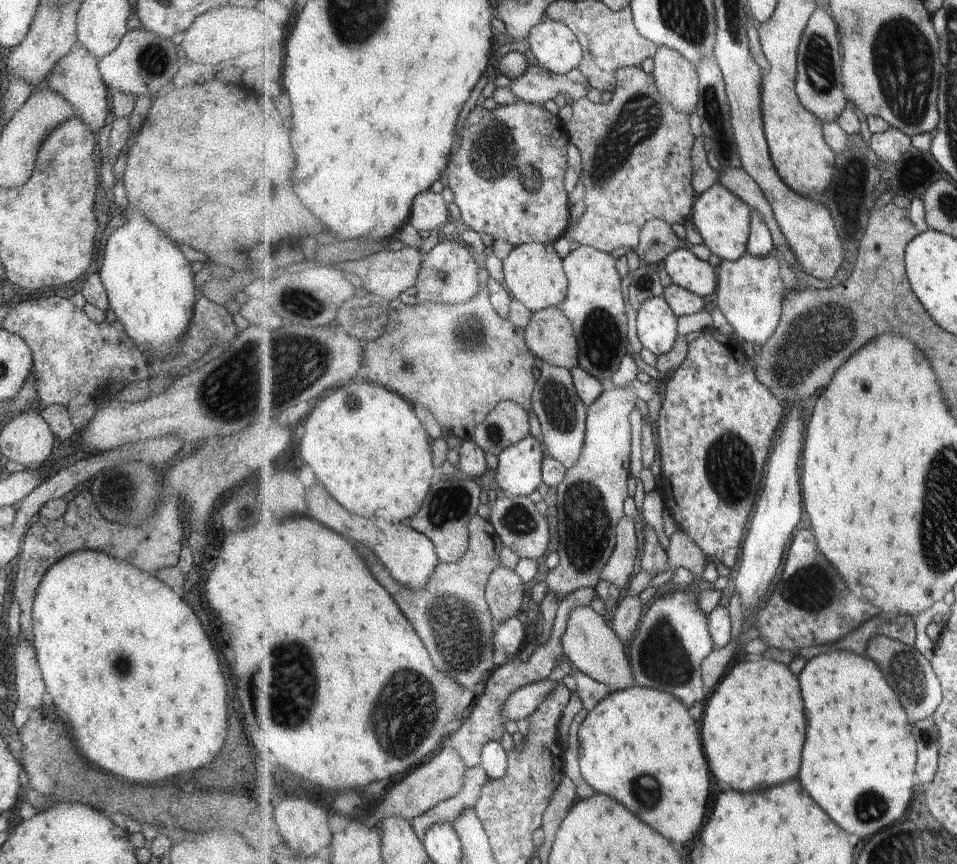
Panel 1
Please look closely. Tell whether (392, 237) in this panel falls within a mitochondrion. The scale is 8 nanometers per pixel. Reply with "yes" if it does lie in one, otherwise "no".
no

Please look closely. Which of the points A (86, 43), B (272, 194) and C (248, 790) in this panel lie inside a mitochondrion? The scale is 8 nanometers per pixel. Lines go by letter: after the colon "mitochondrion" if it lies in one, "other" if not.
A: other
B: mitochondrion
C: other

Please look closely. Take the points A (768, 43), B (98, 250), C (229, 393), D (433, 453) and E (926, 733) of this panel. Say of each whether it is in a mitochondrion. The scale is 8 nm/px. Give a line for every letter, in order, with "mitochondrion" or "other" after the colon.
A: other
B: other
C: mitochondrion
D: other
E: mitochondrion

